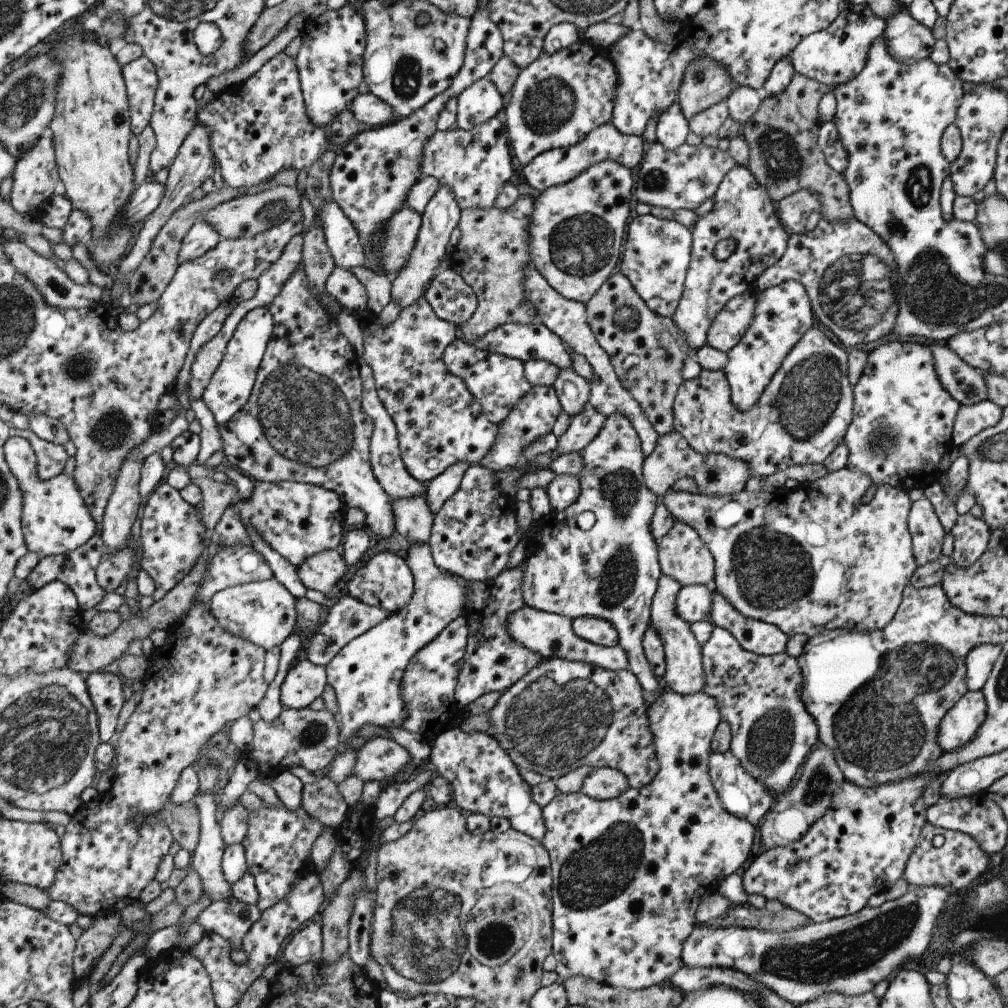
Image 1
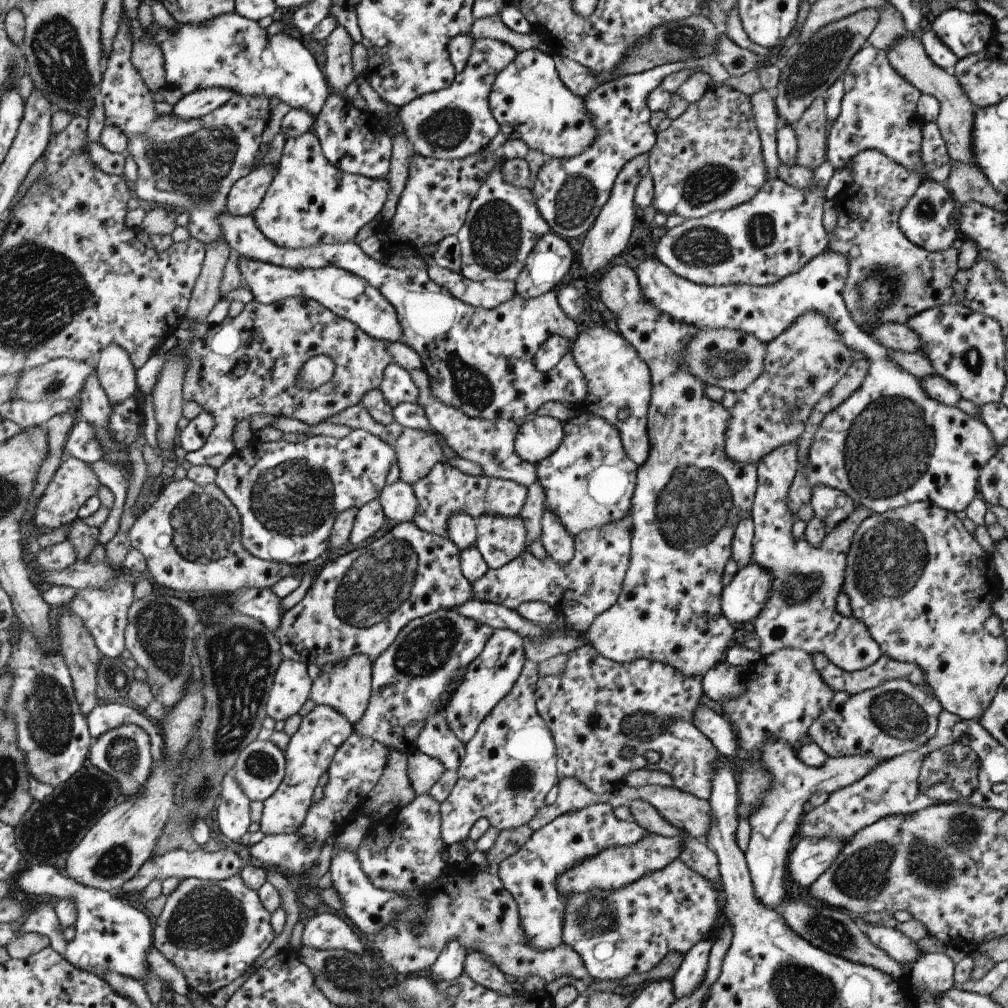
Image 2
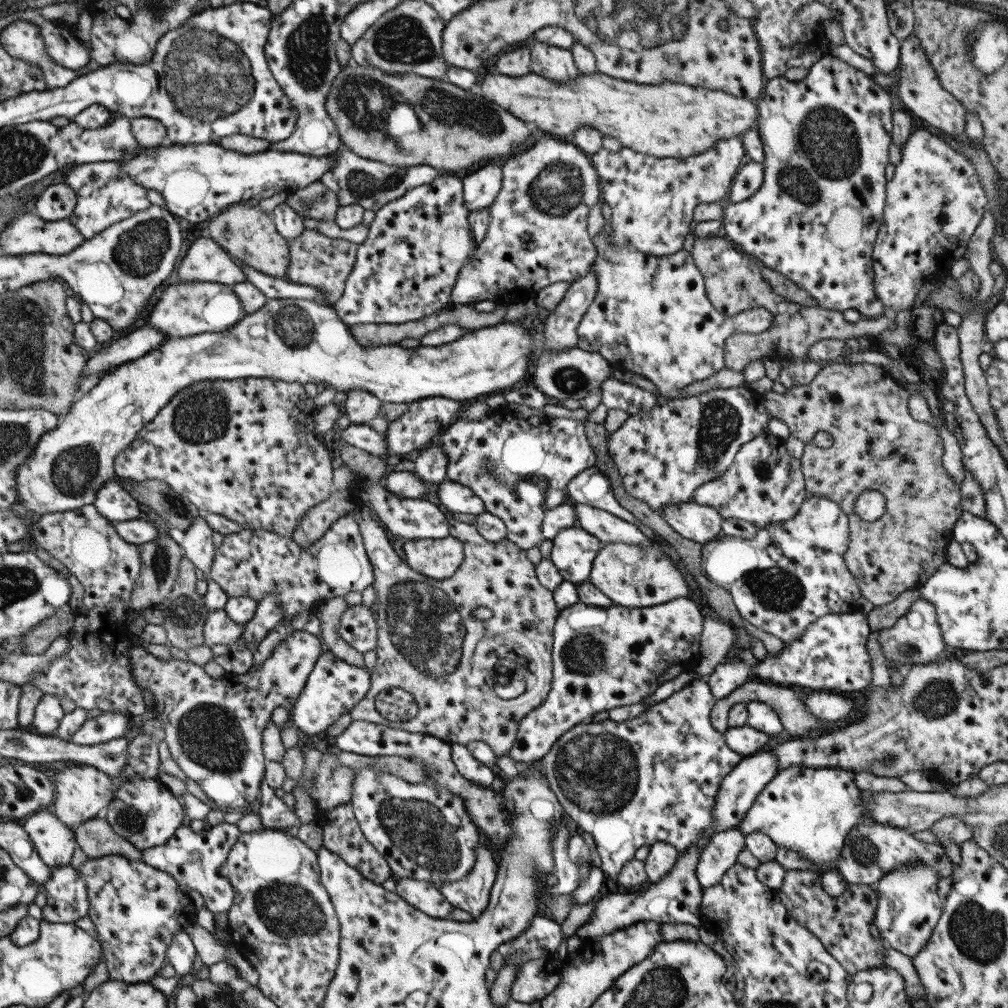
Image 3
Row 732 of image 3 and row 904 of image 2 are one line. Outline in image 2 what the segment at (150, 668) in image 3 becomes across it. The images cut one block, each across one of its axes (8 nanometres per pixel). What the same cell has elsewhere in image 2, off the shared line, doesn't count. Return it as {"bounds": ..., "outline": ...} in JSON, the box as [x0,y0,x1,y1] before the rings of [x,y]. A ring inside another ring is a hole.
{"bounds":[152,875,273,997],"outline":[[[239,875],[220,881],[208,881],[187,877],[179,879],[177,887],[166,896],[161,914],[152,930],[152,946],[155,947],[183,975],[189,990],[211,997],[219,988],[233,982],[269,946],[273,930],[269,926],[270,912],[260,903],[256,891],[251,890]]]}

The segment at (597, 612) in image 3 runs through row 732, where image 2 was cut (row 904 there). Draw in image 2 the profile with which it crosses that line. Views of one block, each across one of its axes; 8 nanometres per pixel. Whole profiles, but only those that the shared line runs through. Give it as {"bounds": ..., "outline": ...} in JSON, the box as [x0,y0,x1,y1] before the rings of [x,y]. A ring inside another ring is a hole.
{"bounds":[498,803,648,951],"outline":[[[593,803],[579,810],[557,816],[541,828],[532,831],[527,842],[498,866],[498,877],[513,897],[518,910],[522,935],[533,948],[541,951],[562,944],[562,918],[567,895],[557,892],[554,882],[559,873],[577,861],[596,855],[607,847],[635,844],[648,835],[635,821],[619,820],[609,803]]]}

